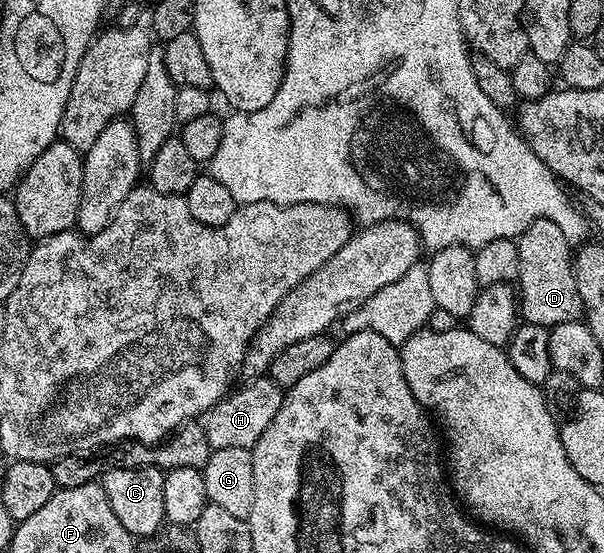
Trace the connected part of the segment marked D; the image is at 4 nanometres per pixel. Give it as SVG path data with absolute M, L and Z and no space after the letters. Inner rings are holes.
M539 219L530 224L518 237L518 311L523 322L546 328L566 325L566 321L581 321L584 317L582 297L578 297L578 281L572 268L574 247L554 221Z

